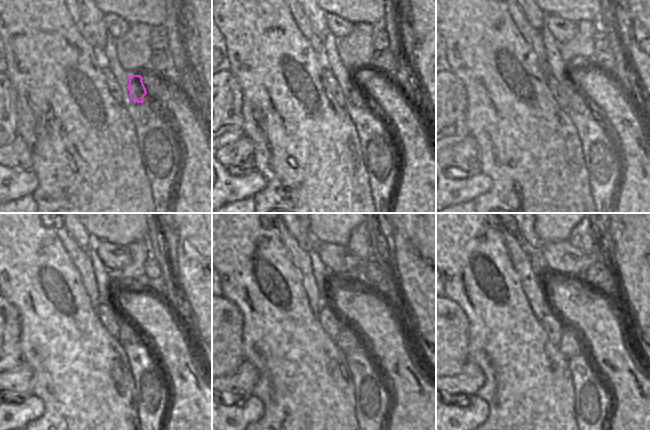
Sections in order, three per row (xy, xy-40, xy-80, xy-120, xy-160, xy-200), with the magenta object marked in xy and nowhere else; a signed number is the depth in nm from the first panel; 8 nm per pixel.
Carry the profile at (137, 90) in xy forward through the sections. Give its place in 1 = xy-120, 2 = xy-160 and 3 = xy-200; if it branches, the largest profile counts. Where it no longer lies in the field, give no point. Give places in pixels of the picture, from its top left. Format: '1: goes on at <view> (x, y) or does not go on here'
1: goes on at xy-120 (128, 333)
2: goes on at xy-160 (347, 340)
3: goes on at xy-200 (571, 342)

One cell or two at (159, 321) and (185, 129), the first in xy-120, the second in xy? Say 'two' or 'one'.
one

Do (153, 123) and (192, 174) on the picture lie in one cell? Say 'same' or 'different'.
different

